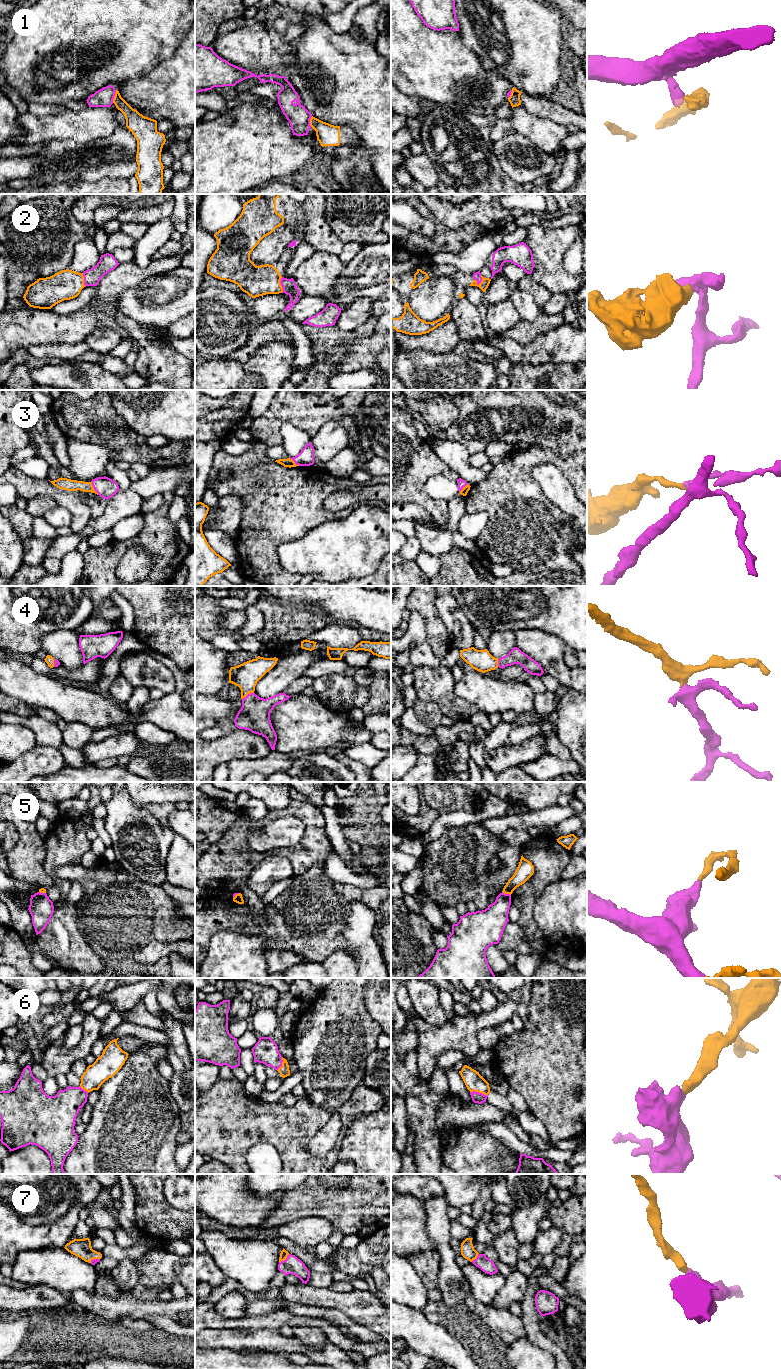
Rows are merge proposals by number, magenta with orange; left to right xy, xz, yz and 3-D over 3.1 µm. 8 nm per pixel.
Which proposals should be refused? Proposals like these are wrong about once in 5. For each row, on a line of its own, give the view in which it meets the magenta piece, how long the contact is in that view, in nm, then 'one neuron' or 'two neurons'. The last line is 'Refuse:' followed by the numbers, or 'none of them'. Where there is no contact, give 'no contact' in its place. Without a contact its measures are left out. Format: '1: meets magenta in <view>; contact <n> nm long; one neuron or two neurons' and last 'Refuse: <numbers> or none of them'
1: meets magenta in xy; contact 110 nm long; two neurons
2: meets magenta in yz; contact 90 nm long; one neuron
3: meets magenta in xy; contact 130 nm long; one neuron
4: meets magenta in xz; contact 110 nm long; one neuron
5: meets magenta in yz; contact 80 nm long; two neurons
6: meets magenta in yz; contact 150 nm long; one neuron
7: meets magenta in xz; contact 110 nm long; one neuron
Refuse: 1, 5

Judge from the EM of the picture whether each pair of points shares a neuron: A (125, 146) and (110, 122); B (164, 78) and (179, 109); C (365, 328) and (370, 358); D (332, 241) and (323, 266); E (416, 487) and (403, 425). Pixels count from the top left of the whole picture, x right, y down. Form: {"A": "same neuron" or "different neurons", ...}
{"A": "different neurons", "B": "same neuron", "C": "different neurons", "D": "different neurons", "E": "same neuron"}

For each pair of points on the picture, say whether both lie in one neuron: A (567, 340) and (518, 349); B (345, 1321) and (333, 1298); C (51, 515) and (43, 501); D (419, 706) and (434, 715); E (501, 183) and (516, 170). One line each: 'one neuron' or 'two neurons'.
A: one neuron
B: two neurons
C: two neurons
D: one neuron
E: two neurons

